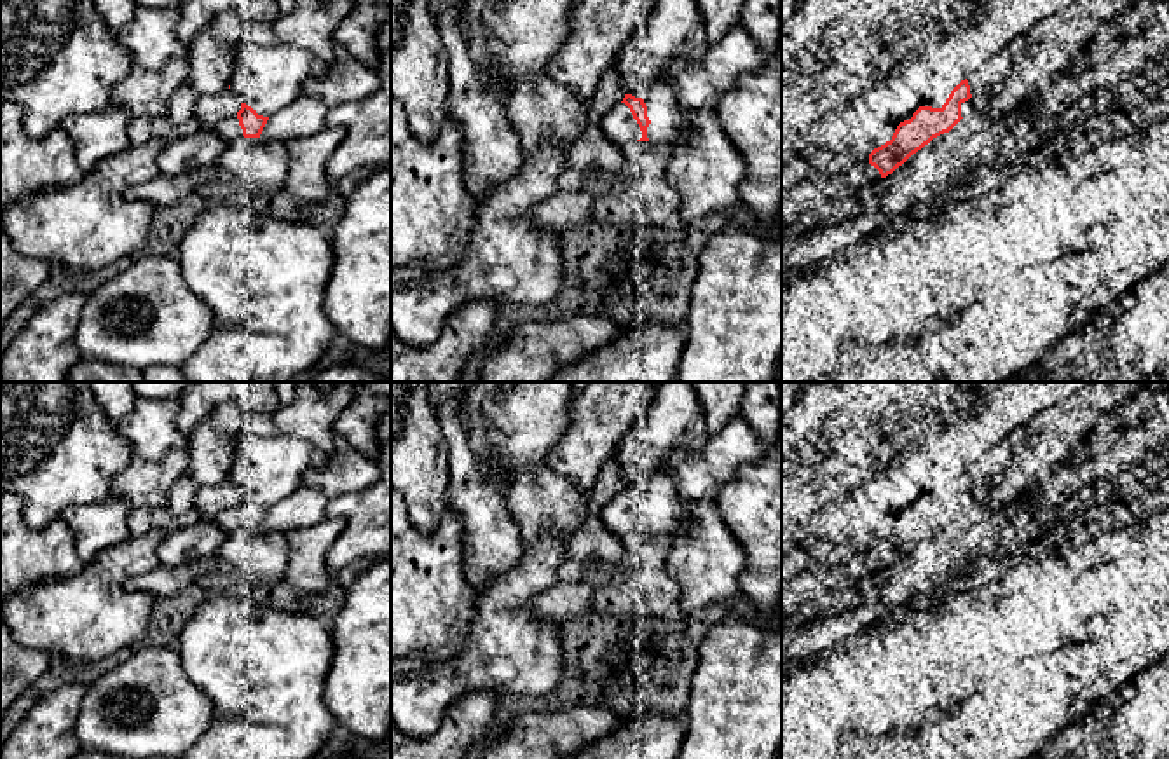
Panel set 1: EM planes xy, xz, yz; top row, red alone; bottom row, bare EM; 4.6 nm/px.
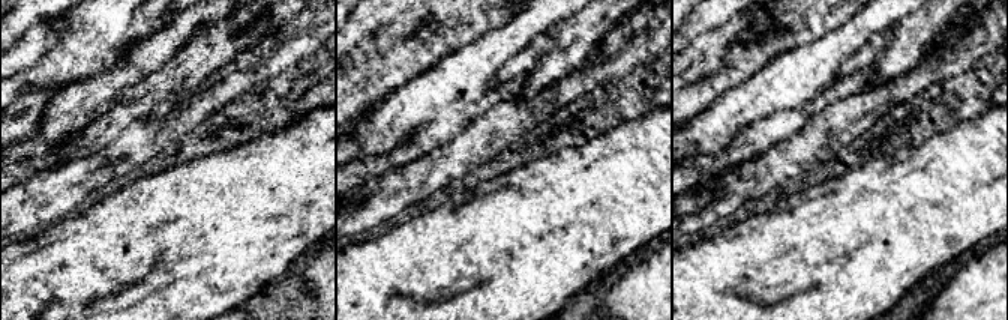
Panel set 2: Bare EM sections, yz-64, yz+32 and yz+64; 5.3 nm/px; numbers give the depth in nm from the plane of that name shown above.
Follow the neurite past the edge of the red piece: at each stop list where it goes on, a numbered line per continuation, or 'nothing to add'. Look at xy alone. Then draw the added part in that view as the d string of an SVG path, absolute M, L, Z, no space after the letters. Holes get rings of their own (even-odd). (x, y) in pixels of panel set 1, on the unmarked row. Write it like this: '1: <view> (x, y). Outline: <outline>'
1: xy (306, 506). Outline: M302 485L269 508L262 530L302 530L326 518L328 499L316 489Z
2: xy (229, 520). Outline: M237 506L225 508L215 516L215 523L227 534L236 534L243 529L243 520L239 516Z

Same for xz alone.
1: xz (669, 515). Outline: M661 468L644 494L651 511L647 518L651 534L667 534L675 539L684 529L693 525L694 518L687 513L687 504L677 492L670 468Z
2: xz (620, 517). Outline: M625 494L604 506L600 522L621 541L642 529L642 522Z

